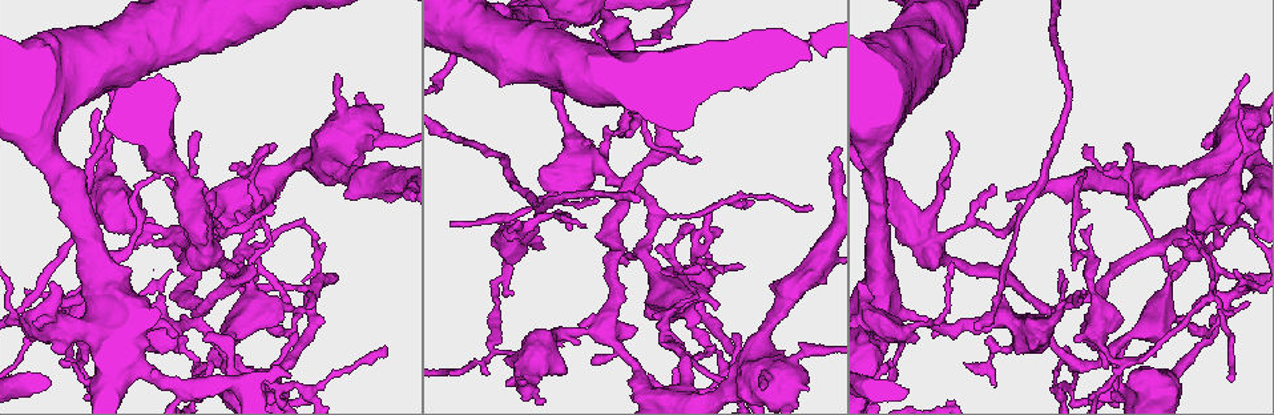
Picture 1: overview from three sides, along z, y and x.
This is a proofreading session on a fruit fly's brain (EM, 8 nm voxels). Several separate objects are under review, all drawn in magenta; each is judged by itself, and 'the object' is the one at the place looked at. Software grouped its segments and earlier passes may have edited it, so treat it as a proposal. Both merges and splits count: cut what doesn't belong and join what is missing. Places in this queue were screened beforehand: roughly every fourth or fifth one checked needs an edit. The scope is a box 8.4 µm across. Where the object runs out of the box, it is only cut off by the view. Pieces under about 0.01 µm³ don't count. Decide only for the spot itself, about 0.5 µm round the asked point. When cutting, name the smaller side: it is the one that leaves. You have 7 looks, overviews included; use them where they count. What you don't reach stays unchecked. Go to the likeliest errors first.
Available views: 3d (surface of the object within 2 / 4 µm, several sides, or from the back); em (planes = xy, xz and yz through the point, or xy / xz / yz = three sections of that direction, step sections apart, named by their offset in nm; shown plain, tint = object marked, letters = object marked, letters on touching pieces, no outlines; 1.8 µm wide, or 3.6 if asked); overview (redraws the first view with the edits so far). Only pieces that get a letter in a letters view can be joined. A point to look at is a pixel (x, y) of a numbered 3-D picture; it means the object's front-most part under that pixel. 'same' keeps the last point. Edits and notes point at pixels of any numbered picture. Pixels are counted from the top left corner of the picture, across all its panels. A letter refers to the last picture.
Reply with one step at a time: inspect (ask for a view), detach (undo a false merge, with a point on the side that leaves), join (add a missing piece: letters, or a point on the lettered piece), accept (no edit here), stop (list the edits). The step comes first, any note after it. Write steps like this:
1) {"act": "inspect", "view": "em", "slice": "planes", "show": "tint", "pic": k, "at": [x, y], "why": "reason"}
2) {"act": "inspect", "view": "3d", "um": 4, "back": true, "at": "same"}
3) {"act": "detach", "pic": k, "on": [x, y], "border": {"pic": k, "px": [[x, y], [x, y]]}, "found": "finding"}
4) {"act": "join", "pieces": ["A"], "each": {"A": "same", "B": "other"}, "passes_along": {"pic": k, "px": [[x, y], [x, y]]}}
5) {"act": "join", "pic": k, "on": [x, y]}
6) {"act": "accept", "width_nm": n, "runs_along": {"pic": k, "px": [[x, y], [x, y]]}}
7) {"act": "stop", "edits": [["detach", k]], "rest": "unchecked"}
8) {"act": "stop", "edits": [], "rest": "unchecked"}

{"act": "inspect", "view": "em", "slice": "xz", "step": 16, "show": "plain", "pic": 1, "at": [627, 134]}

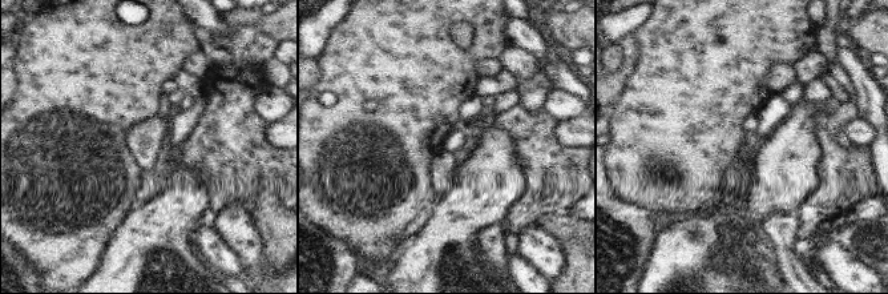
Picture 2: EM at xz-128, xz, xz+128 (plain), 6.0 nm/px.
{"act": "inspect", "view": "em", "slice": "xz", "step": 16, "show": "letters", "at": "same"}

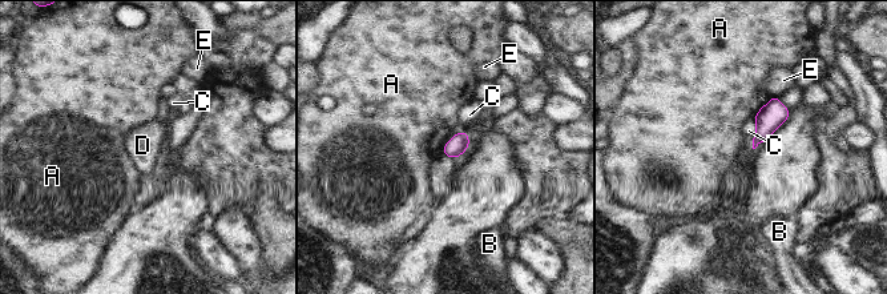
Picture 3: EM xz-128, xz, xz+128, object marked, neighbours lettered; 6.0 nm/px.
{"act": "accept", "longest_contact_nm": ["A", 170], "each": {"A": "other", "B": "other", "C": "other", "D": "other", "E": "other"}, "border": {"pic": 3, "px": [[771, 97], [753, 116]]}, "found": "no lettered piece goes on from it"}

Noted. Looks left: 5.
{"act": "inspect", "view": "3d", "um": 2, "pic": 1, "at": [1067, 348], "why": "tapers out"}

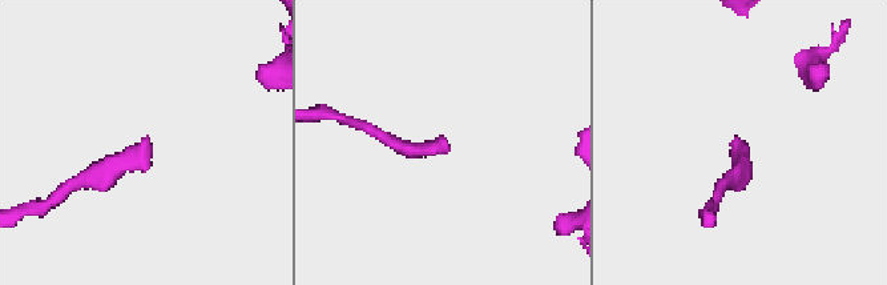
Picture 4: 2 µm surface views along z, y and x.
{"act": "inspect", "view": "em", "slice": "planes", "show": "tint", "pic": 4, "at": [149, 142], "why": "need the tissue"}

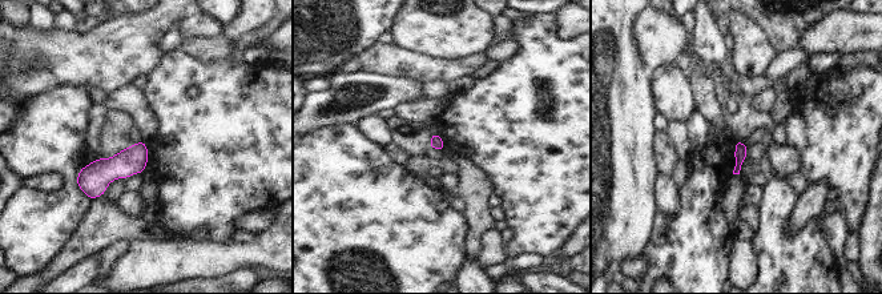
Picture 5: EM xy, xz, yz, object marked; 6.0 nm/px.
{"act": "inspect", "view": "em", "slice": "planes", "show": "letters", "at": "same"}

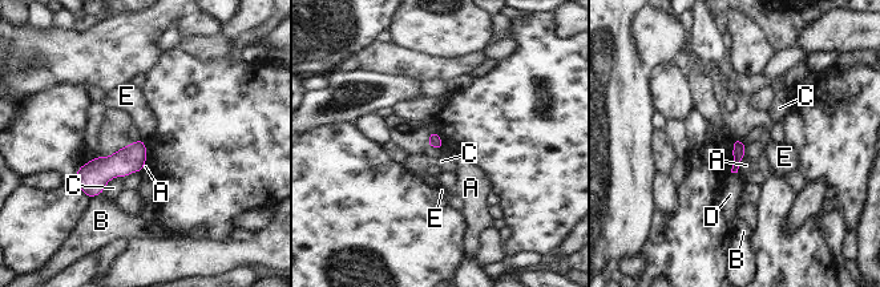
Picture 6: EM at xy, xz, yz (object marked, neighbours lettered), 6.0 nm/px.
{"act": "accept", "width_nm": 70, "each": {"A": "other", "B": "other", "C": "other", "D": "other", "E": "other"}, "border": {"pic": 6, "px": [[121, 177], [113, 177], [101, 193]]}, "found": "no lettered piece goes on from it"}

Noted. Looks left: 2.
{"act": "inspect", "view": "em", "slice": "planes", "show": "letters", "pic": 1, "at": [169, 272], "why": "tapers out"}

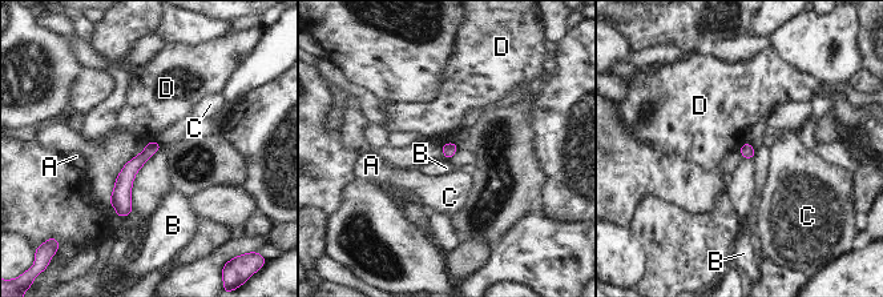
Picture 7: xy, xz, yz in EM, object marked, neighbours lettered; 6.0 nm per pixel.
{"act": "accept", "width_nm": 80, "each": {"A": "other", "B": "other", "C": "other", "D": "other"}, "found": "no lettered piece goes on from it"}

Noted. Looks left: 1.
{"act": "stop", "edits": [], "rest": "unchecked"}

